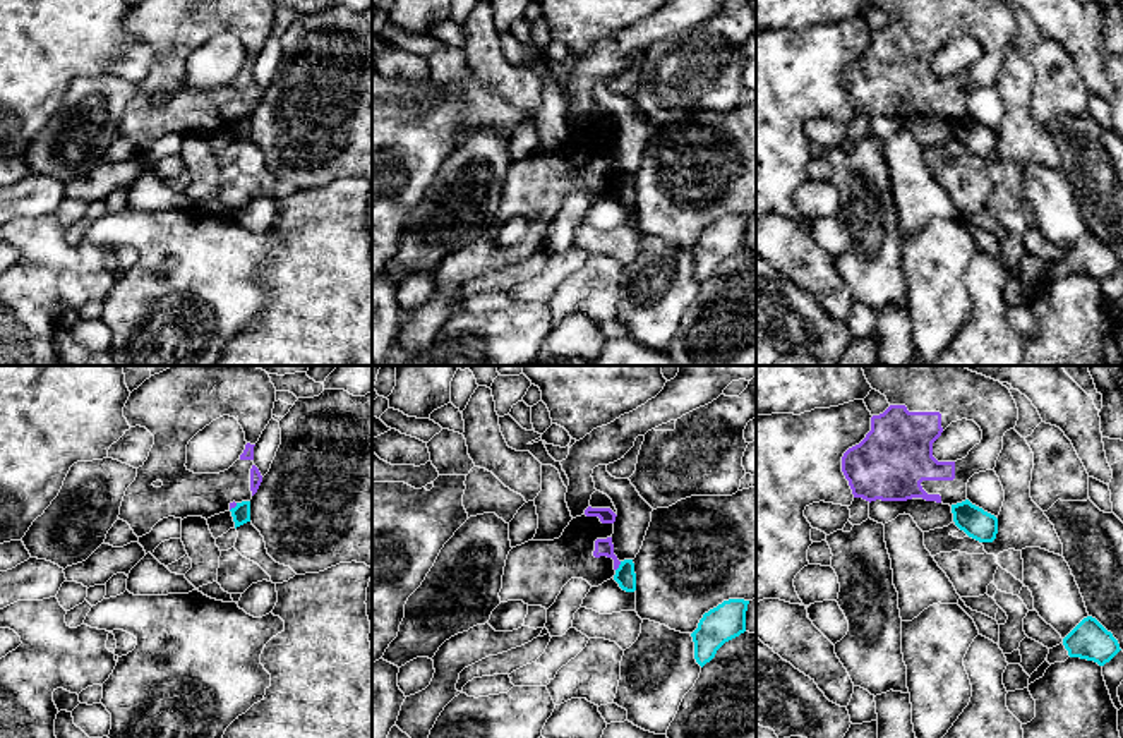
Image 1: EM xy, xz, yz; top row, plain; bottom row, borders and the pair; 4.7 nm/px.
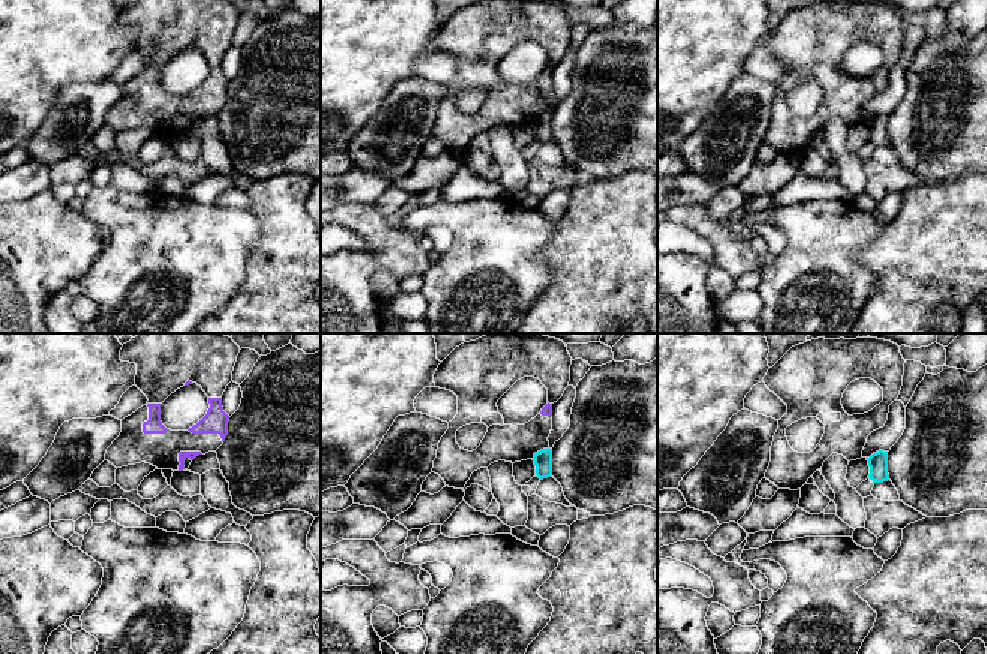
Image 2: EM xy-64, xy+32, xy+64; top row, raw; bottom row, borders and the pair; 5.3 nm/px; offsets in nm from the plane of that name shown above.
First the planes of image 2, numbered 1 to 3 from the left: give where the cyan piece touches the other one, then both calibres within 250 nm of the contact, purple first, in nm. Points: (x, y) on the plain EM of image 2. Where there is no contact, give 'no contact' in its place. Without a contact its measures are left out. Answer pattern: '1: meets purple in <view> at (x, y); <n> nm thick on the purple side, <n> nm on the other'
1: no contact
2: no contact
3: no contact

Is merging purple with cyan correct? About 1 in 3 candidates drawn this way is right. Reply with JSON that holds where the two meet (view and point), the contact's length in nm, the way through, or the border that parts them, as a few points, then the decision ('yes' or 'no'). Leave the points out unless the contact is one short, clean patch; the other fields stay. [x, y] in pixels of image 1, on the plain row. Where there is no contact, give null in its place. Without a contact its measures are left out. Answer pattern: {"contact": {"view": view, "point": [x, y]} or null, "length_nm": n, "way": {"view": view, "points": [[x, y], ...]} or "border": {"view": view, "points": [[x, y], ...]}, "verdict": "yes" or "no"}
{"contact": {"view": "xz", "point": [618, 182]}, "length_nm": 50, "border": {"view": "xz", "points": [[621, 177], [616, 186]]}, "verdict": "no"}

